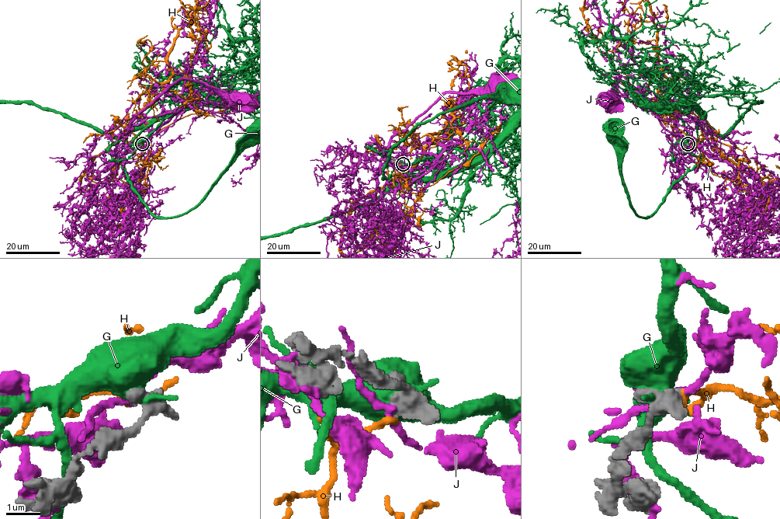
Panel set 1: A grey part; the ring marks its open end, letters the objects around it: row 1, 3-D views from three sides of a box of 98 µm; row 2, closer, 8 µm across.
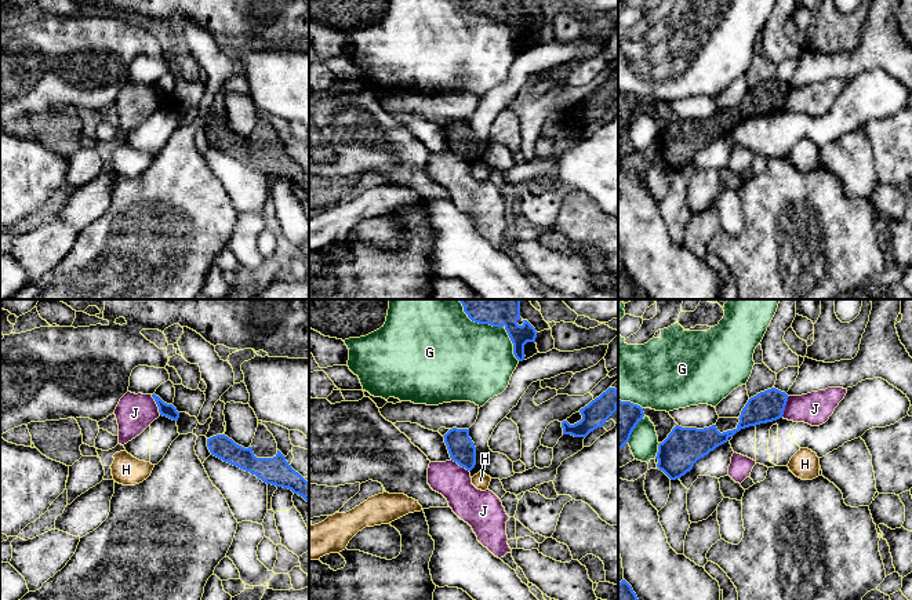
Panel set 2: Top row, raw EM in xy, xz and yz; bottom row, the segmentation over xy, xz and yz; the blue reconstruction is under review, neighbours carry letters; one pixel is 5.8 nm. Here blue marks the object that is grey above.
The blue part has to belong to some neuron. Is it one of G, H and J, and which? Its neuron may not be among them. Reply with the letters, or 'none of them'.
none of them

